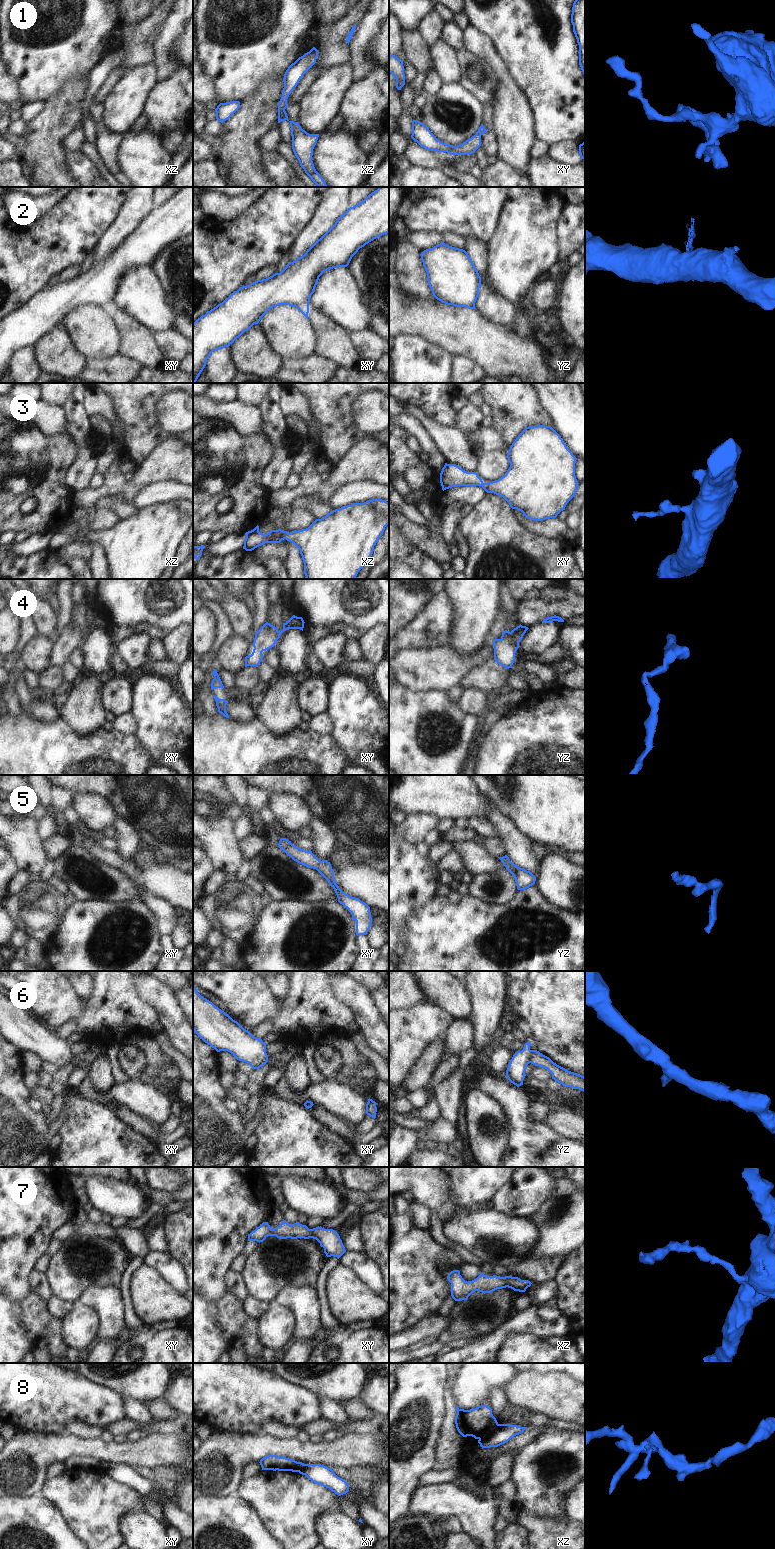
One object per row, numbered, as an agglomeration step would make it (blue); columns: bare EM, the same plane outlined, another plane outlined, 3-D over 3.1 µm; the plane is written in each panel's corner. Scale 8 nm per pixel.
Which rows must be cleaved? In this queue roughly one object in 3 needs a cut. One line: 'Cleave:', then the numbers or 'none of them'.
Cleave: 1, 2, 8.

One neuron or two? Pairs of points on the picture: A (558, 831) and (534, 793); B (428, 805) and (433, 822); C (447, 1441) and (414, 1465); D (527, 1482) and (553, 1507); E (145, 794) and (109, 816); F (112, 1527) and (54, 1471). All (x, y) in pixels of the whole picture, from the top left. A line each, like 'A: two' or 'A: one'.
A: one
B: two
C: two
D: one
E: two
F: two

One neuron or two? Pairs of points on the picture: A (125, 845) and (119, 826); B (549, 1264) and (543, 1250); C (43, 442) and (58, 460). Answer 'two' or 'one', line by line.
A: one
B: two
C: one

